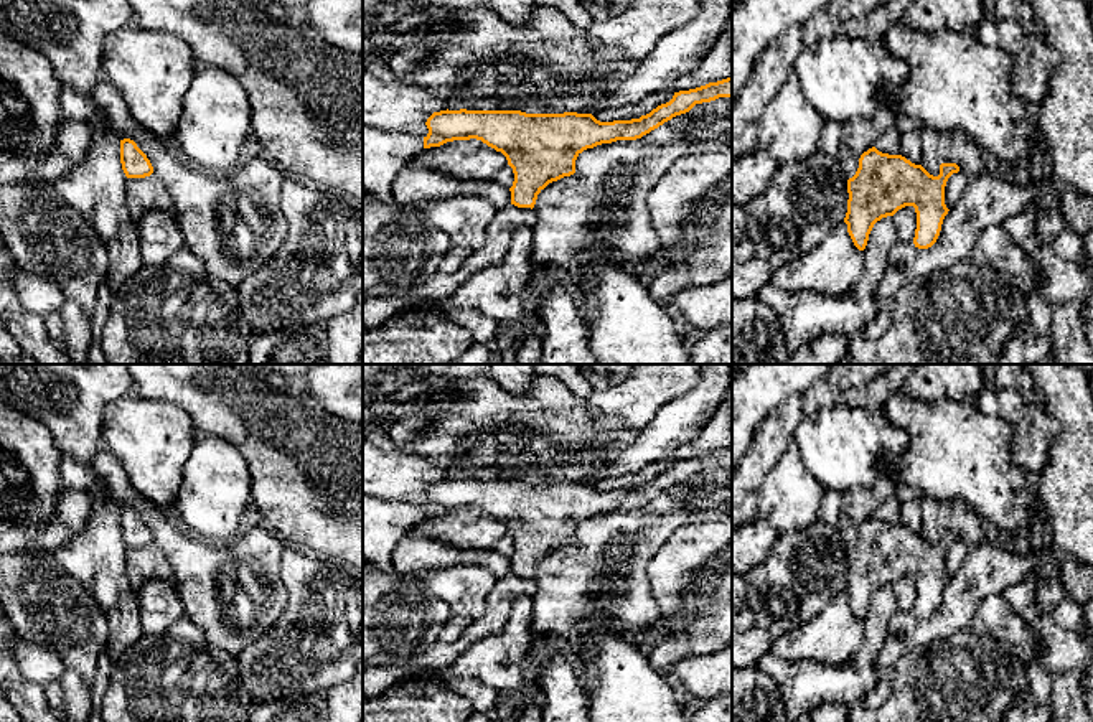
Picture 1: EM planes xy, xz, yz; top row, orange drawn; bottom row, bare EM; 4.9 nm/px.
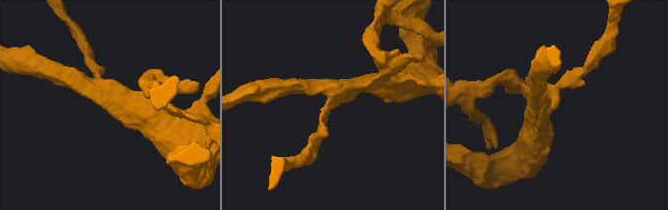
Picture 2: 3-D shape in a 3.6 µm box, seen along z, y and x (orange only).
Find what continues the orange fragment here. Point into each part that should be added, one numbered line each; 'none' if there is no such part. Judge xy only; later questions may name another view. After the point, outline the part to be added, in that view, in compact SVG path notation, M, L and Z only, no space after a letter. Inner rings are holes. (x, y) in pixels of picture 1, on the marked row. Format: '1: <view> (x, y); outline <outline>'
none

